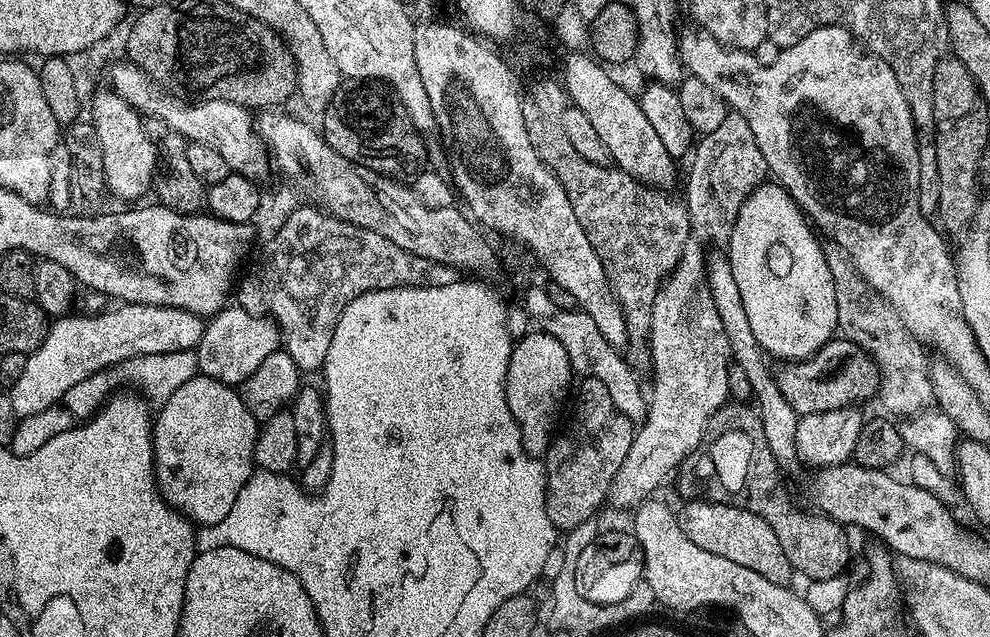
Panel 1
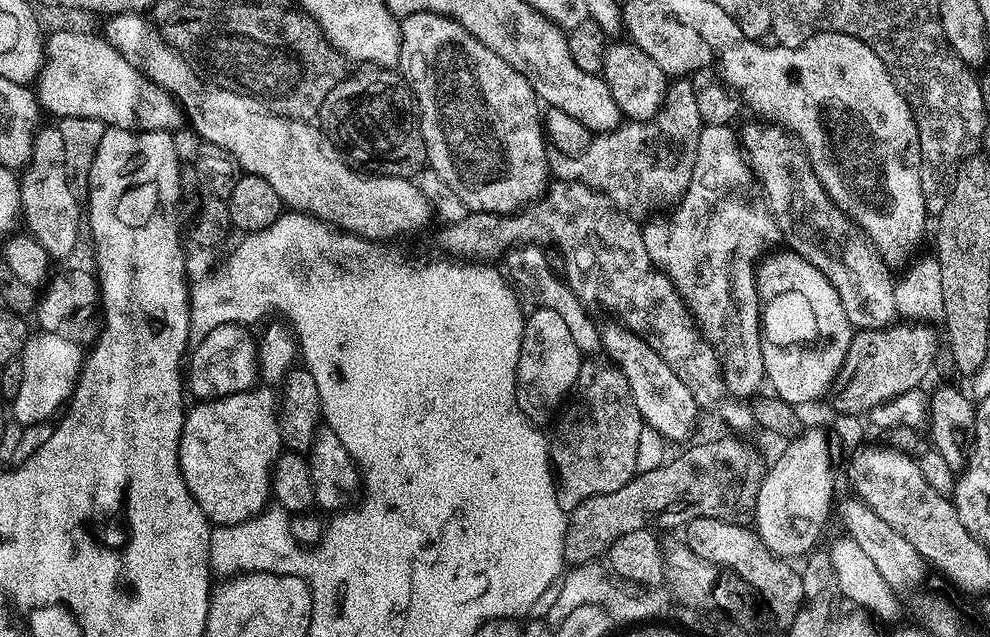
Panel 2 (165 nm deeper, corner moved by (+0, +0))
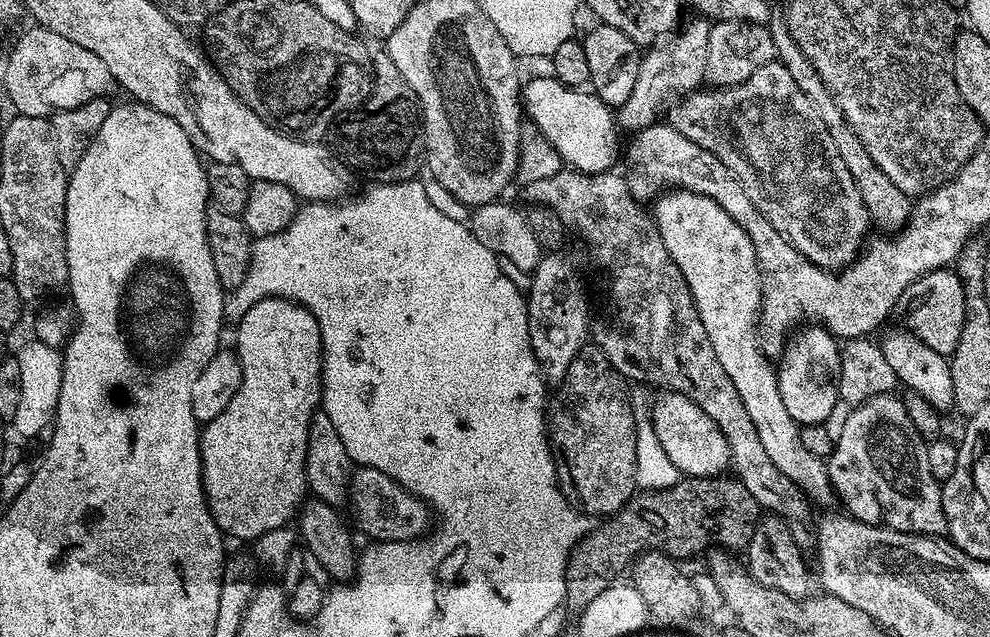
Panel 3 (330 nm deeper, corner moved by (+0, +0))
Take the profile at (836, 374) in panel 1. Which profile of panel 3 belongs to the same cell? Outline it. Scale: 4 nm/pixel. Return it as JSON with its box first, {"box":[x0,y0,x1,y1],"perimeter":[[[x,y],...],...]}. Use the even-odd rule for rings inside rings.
{"box":[900,267,966,357],"perimeter":[[[944,267],[926,273],[901,294],[900,304],[908,304],[907,331],[938,354],[951,357],[958,346],[962,322],[966,318],[966,294],[956,271]]]}

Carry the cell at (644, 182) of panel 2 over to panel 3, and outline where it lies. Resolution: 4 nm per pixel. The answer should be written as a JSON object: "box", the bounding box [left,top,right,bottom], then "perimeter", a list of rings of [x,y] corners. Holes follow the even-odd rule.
{"box":[615,19,710,134],"perimeter":[[[695,19],[688,25],[685,23],[663,42],[649,47],[641,55],[638,82],[634,82],[634,90],[630,98],[626,98],[624,105],[615,113],[615,121],[623,131],[625,128],[628,134],[635,134],[641,132],[643,128],[649,128],[651,124],[661,119],[660,111],[663,110],[664,103],[666,103],[666,108],[669,102],[697,91],[705,83],[704,71],[706,70],[707,36],[710,24],[707,19]]]}

